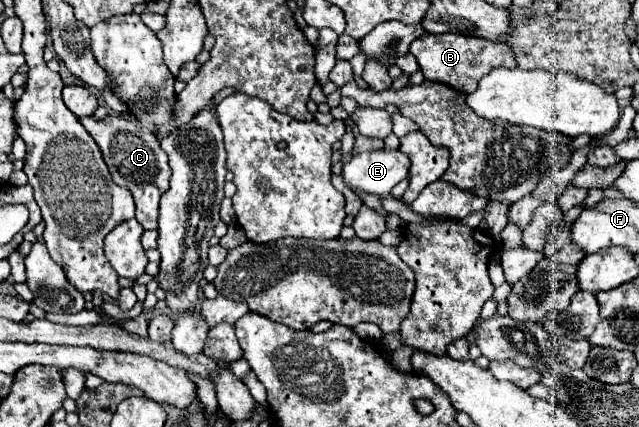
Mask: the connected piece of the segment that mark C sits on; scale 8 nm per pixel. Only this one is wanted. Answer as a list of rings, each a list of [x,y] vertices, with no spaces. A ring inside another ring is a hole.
[[[108,113],[100,121],[94,119],[94,115],[86,115],[80,119],[80,123],[98,143],[114,183],[120,187],[126,187],[134,195],[136,221],[144,229],[156,229],[158,227],[158,201],[160,201],[162,193],[168,189],[168,179],[170,179],[168,159],[166,159],[166,153],[162,151],[158,139],[152,135],[150,129],[142,127],[138,121],[124,119],[118,113]]]

